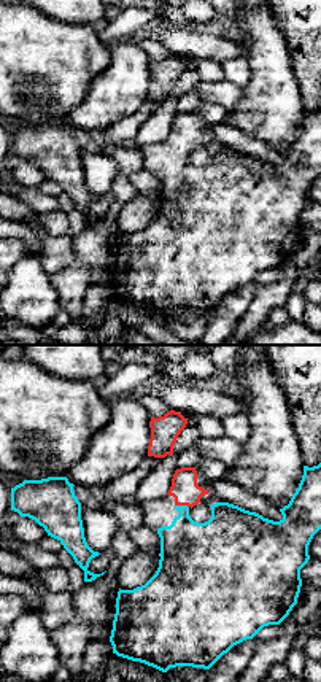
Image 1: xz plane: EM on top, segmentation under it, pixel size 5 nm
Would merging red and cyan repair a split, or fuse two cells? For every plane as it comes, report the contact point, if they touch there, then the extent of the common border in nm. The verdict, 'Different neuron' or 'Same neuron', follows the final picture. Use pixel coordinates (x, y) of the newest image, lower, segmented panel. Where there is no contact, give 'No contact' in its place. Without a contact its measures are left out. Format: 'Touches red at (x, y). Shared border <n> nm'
Touches red at (181, 504). Shared border 70 nm

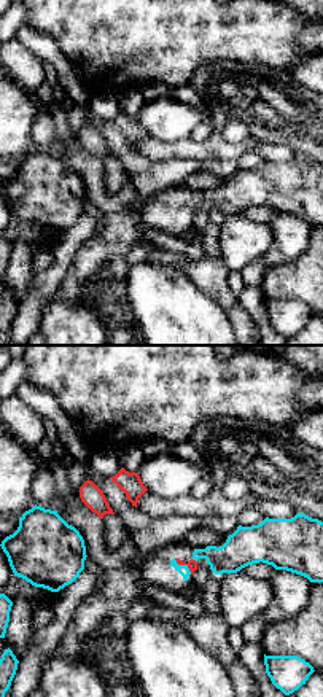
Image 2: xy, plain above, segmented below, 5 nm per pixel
Touches red at (183, 564). Shared border 120 nm

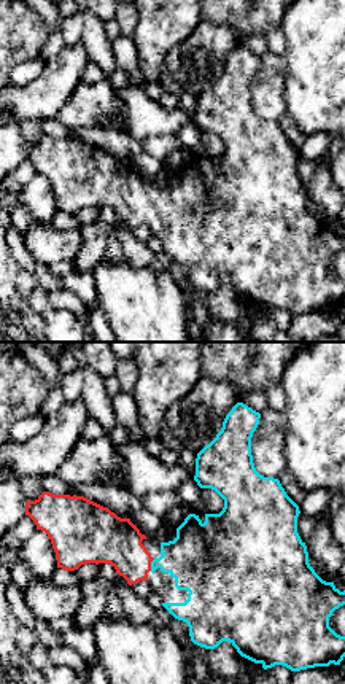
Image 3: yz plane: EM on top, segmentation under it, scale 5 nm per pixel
Touches red at (150, 565). Shared border 60 nm

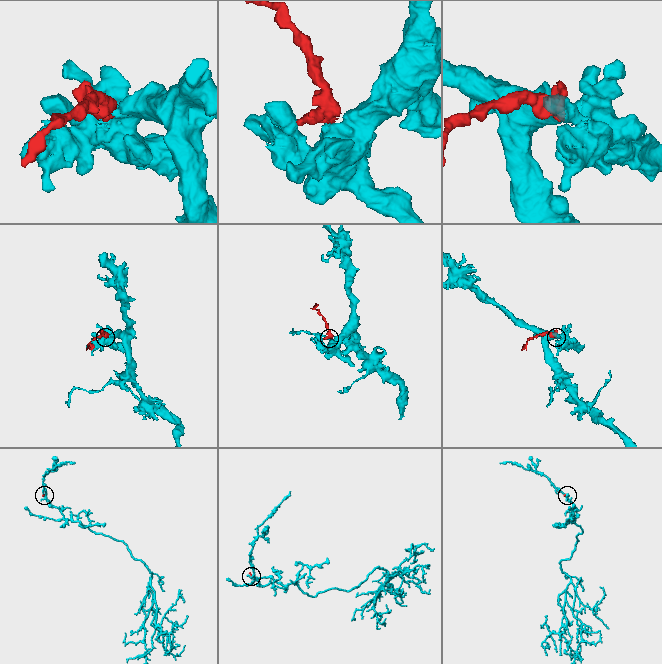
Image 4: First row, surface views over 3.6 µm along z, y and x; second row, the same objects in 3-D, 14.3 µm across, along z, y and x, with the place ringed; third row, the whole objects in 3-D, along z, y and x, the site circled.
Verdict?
Same neuron

